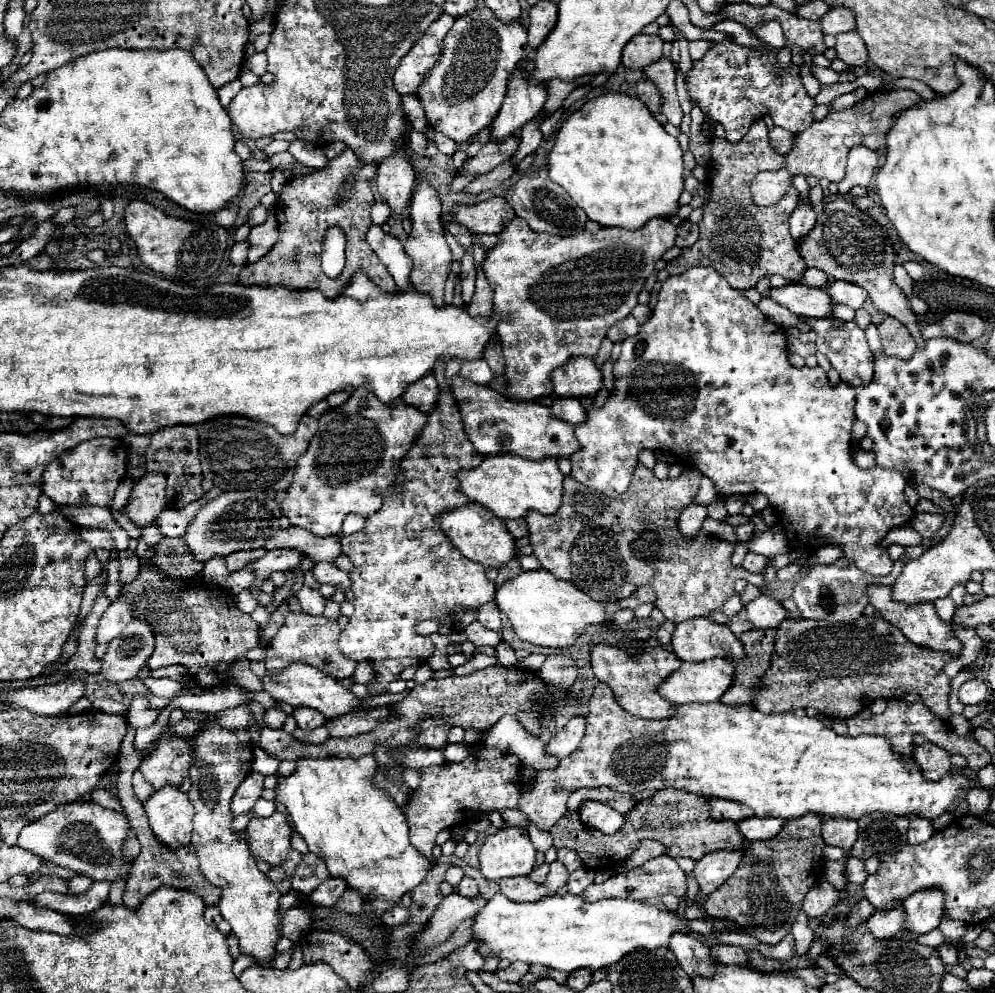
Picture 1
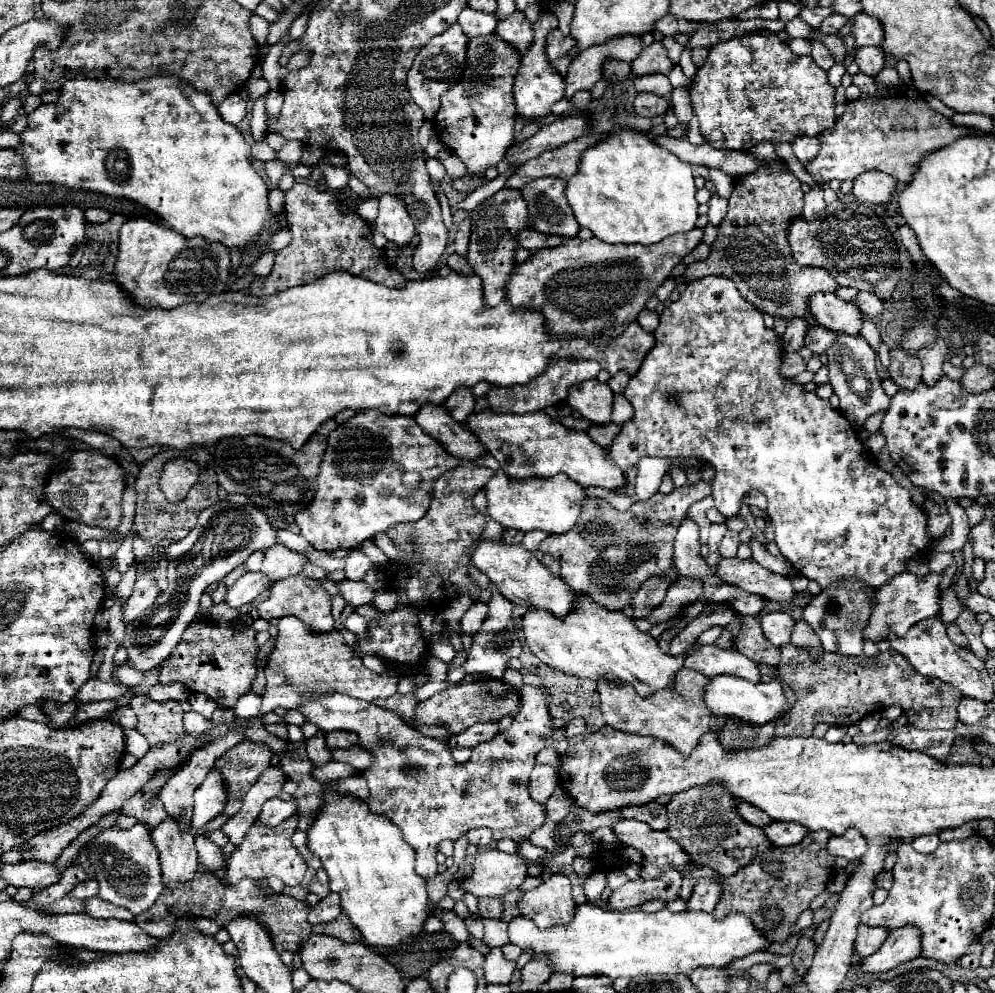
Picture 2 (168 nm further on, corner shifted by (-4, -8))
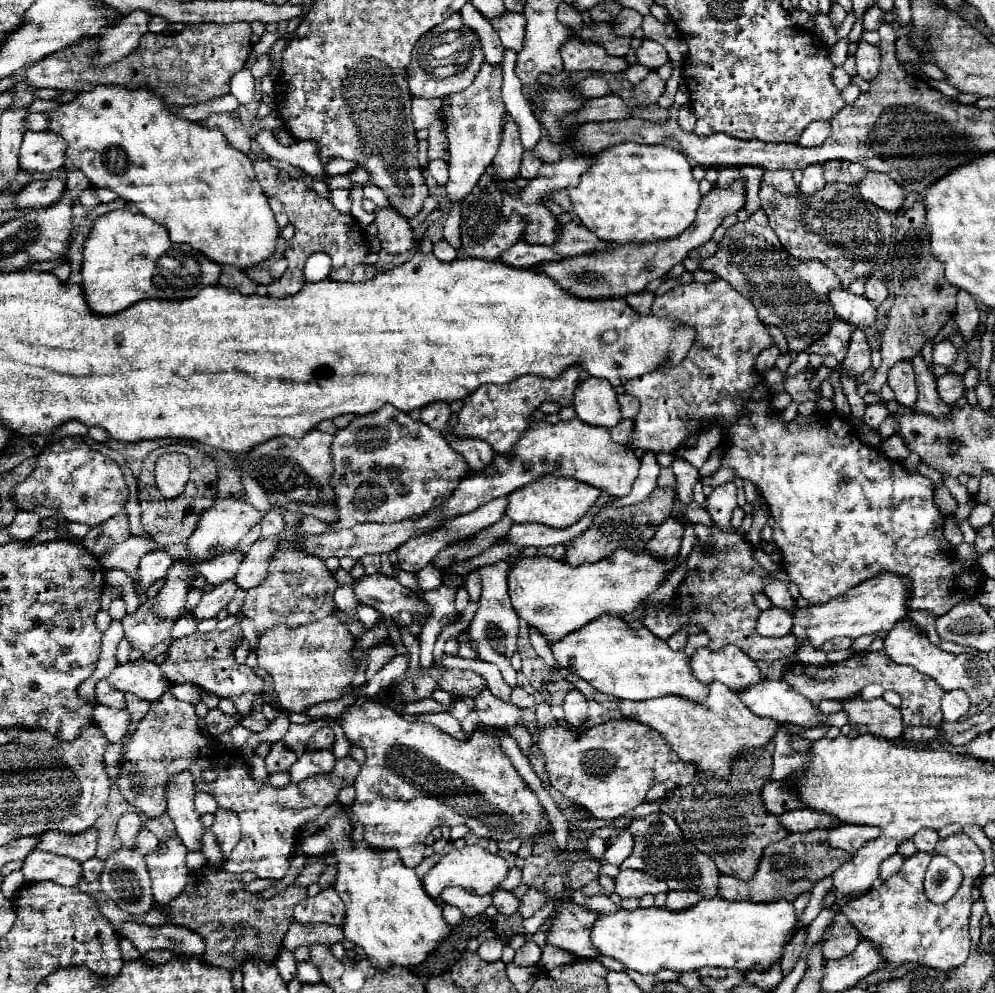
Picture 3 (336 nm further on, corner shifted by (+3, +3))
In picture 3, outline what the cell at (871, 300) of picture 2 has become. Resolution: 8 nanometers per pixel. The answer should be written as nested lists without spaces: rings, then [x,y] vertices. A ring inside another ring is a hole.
[[[870,277],[868,279],[868,283],[866,283],[866,293],[864,293],[874,305],[880,305],[886,297],[888,297],[888,289],[886,289],[886,285],[878,279],[878,277]]]

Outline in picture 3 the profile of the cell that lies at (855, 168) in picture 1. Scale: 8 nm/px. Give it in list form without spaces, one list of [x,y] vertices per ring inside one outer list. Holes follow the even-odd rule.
[[[868,173],[868,177],[858,185],[860,195],[874,203],[876,207],[884,209],[884,211],[898,211],[906,199],[906,191],[894,181],[890,179],[886,173]]]

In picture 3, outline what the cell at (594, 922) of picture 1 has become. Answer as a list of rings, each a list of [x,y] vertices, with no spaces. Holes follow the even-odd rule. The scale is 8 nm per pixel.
[[[716,897],[714,901],[702,899],[694,909],[682,913],[648,907],[600,915],[590,937],[602,955],[610,955],[638,973],[658,973],[662,969],[698,971],[702,967],[736,967],[740,971],[762,967],[762,971],[768,971],[782,959],[784,947],[798,929],[802,929],[802,925],[790,901],[764,905]]]

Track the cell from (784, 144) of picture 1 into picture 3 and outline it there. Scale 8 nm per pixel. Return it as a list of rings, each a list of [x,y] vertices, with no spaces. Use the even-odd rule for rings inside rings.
[[[814,121],[808,125],[808,129],[804,129],[802,137],[800,137],[800,145],[802,147],[816,147],[822,145],[832,133],[832,125],[828,121]]]

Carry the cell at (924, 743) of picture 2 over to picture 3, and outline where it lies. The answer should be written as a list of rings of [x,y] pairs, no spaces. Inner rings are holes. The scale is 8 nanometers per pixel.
[[[850,695],[842,701],[850,725],[866,725],[868,733],[884,739],[898,739],[904,731],[902,715],[884,699],[864,701],[860,695]]]

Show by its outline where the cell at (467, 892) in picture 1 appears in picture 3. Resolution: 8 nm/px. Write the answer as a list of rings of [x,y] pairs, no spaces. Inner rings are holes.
[[[494,891],[492,899],[494,899],[494,907],[500,911],[500,915],[510,917],[510,915],[518,913],[520,899],[514,893],[510,893],[510,891]]]

